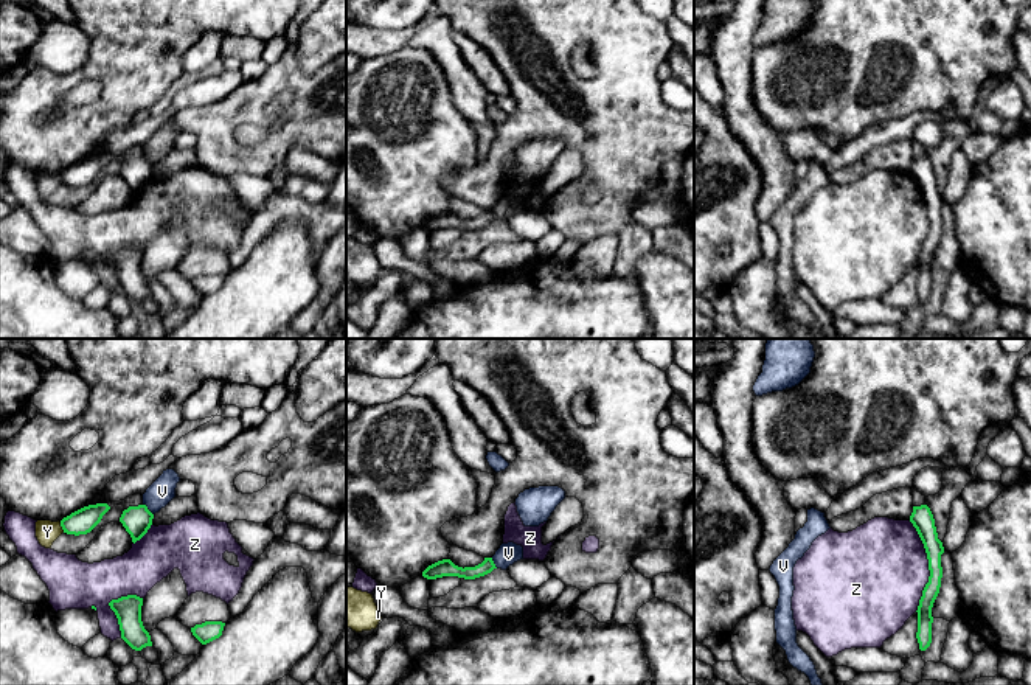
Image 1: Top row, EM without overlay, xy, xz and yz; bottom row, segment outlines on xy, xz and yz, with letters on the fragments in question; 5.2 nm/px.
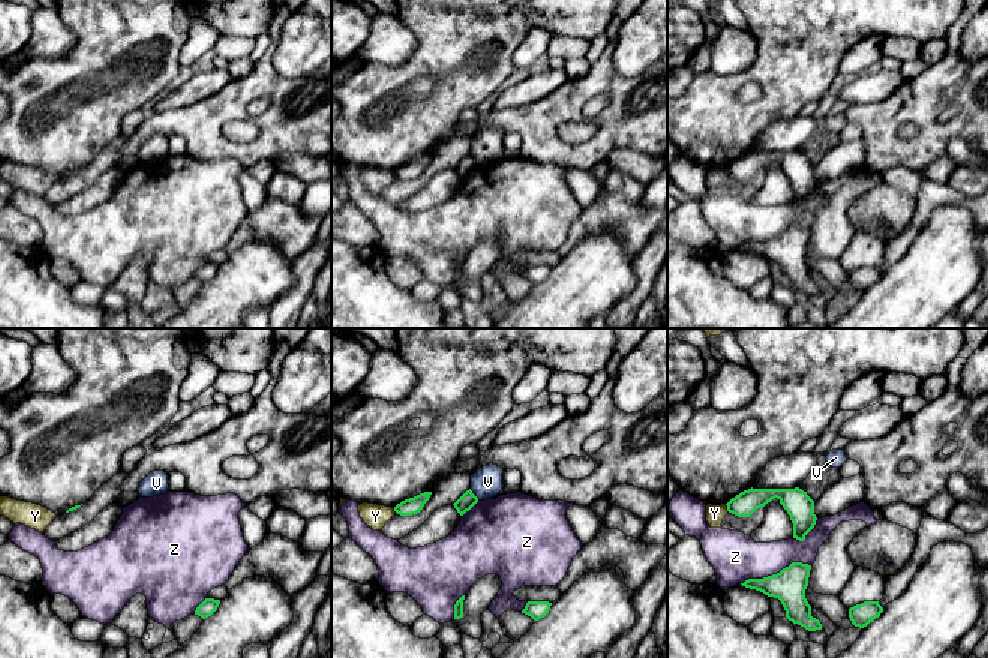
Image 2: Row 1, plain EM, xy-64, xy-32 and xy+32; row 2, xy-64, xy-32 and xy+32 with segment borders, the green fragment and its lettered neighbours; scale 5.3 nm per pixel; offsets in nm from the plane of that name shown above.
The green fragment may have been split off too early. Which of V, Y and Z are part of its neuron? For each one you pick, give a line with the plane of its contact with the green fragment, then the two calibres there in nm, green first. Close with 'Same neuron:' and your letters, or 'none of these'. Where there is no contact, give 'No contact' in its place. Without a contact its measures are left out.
Same neuron: none of these

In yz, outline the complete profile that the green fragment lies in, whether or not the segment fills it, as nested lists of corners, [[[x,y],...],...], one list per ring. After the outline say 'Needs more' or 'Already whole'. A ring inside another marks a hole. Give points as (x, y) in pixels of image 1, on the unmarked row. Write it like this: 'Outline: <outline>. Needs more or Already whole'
Outline: [[[927,157],[913,158],[913,165],[910,168],[910,174],[916,180],[925,205],[929,211],[929,235],[922,242],[922,249],[918,258],[918,284],[916,290],[919,295],[919,301],[925,303],[932,295],[932,259],[939,245],[942,219],[941,219],[941,207],[944,205],[942,194],[938,191],[935,171]]]. Already whole

